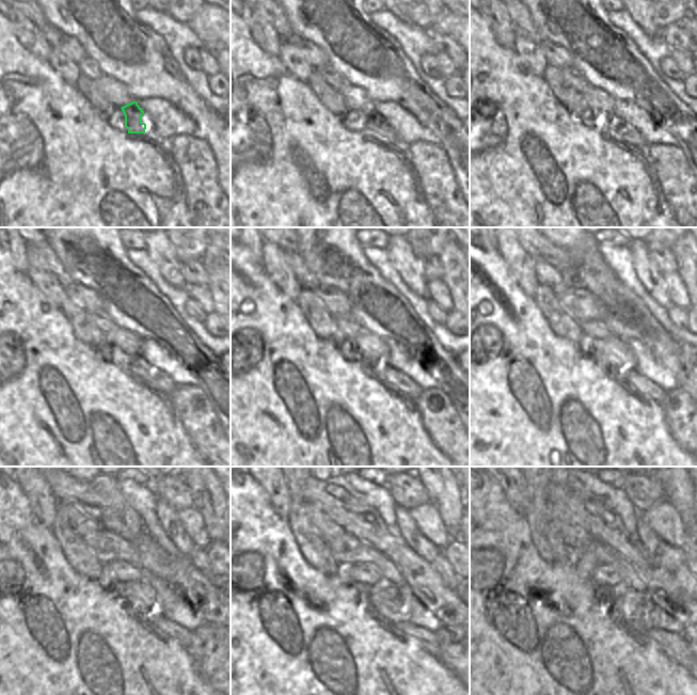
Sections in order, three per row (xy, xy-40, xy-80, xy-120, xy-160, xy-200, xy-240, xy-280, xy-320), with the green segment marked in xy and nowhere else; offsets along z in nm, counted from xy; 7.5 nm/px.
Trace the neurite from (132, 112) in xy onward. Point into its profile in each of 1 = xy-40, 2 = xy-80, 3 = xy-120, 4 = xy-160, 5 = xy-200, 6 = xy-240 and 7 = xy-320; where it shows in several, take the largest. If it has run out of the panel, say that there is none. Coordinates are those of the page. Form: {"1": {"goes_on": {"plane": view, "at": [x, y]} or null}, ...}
{"1": {"goes_on": {"plane": "xy-40", "at": [376, 124]}}, "2": {"goes_on": {"plane": "xy-80", "at": [617, 128]}}, "3": {"goes_on": {"plane": "xy-120", "at": [141, 368]}}, "4": {"goes_on": {"plane": "xy-160", "at": [405, 384]}}, "5": {"goes_on": {"plane": "xy-200", "at": [648, 389]}}, "6": {"goes_on": {"plane": "xy-240", "at": [184, 636]}}, "7": {"goes_on": {"plane": "xy-320", "at": [674, 645]}}}

